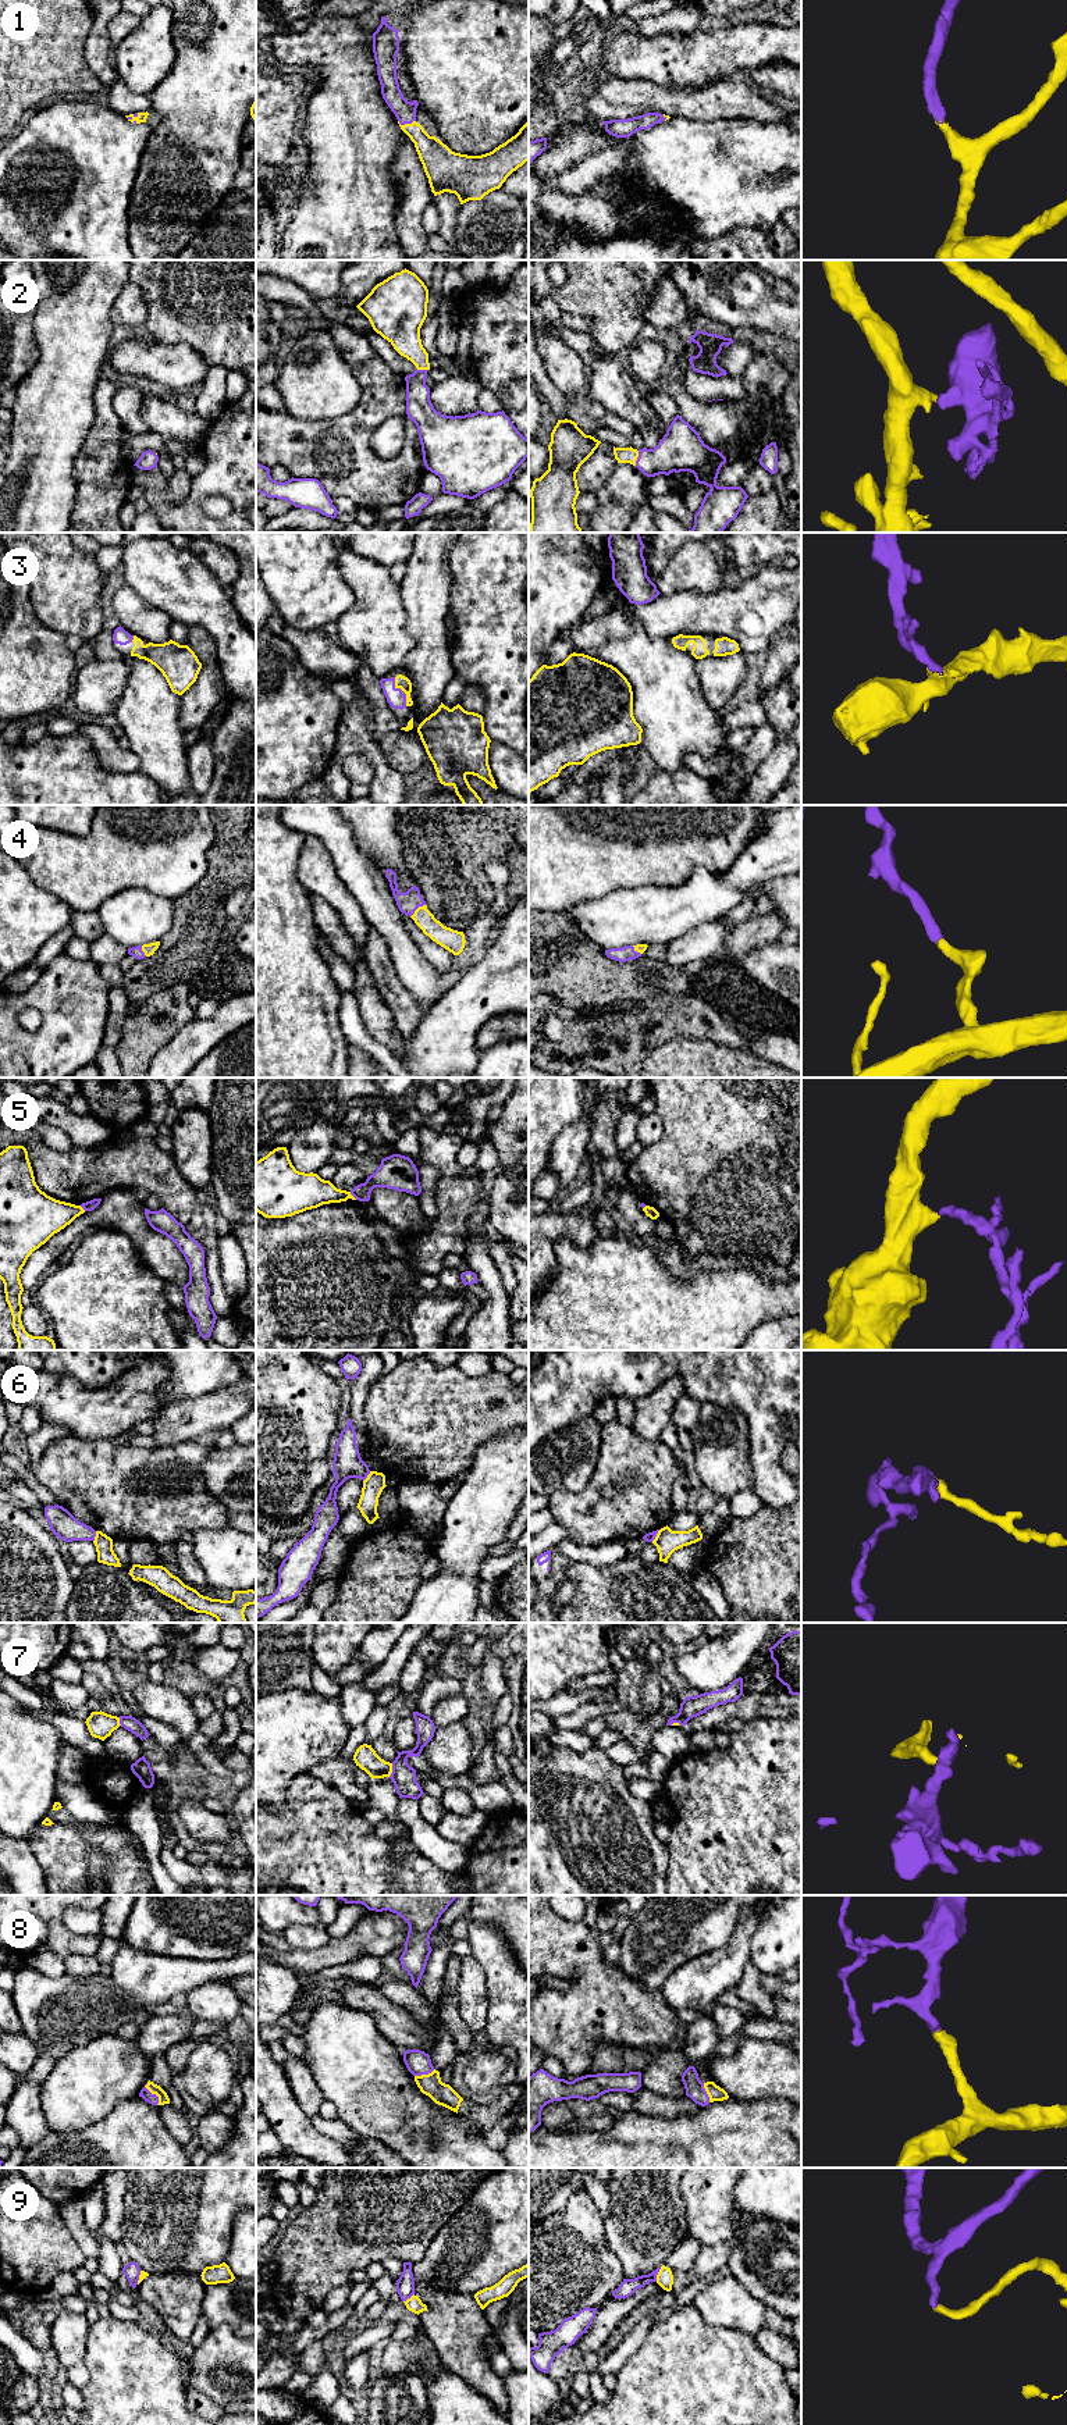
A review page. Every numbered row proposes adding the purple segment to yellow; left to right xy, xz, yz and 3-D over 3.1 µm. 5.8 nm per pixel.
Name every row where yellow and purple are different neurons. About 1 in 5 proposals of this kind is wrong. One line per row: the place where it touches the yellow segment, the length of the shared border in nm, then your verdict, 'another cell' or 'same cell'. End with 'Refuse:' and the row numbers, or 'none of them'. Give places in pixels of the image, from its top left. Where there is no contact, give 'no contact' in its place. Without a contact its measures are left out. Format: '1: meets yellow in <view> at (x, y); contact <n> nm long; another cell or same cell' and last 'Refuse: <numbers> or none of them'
1: meets yellow in xz at (406, 124); contact 110 nm long; same cell
2: meets yellow in yz at (637, 456); contact 90 nm long; same cell
3: meets yellow in xz at (395, 686); contact 110 nm long; same cell
4: meets yellow in xz at (416, 910); contact 120 nm long; same cell
5: meets yellow in xz at (352, 1196); contact 60 nm long; another cell
6: meets yellow in xy at (95, 1537); contact 70 nm long; another cell
7: meets yellow in xz at (391, 1770); contact 80 nm long; another cell
8: meets yellow in xy at (153, 2093); contact 140 nm long; same cell
9: meets yellow in yz at (658, 2274); contact 90 nm long; another cell
Refuse: 5, 6, 7, 9

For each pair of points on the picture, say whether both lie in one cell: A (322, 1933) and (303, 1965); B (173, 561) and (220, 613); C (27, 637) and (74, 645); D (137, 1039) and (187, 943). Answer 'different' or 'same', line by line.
A: different
B: same
C: different
D: different

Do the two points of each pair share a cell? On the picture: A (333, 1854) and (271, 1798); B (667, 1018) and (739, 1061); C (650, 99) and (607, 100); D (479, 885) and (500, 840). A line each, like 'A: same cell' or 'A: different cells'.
A: different cells
B: different cells
C: same cell
D: same cell

